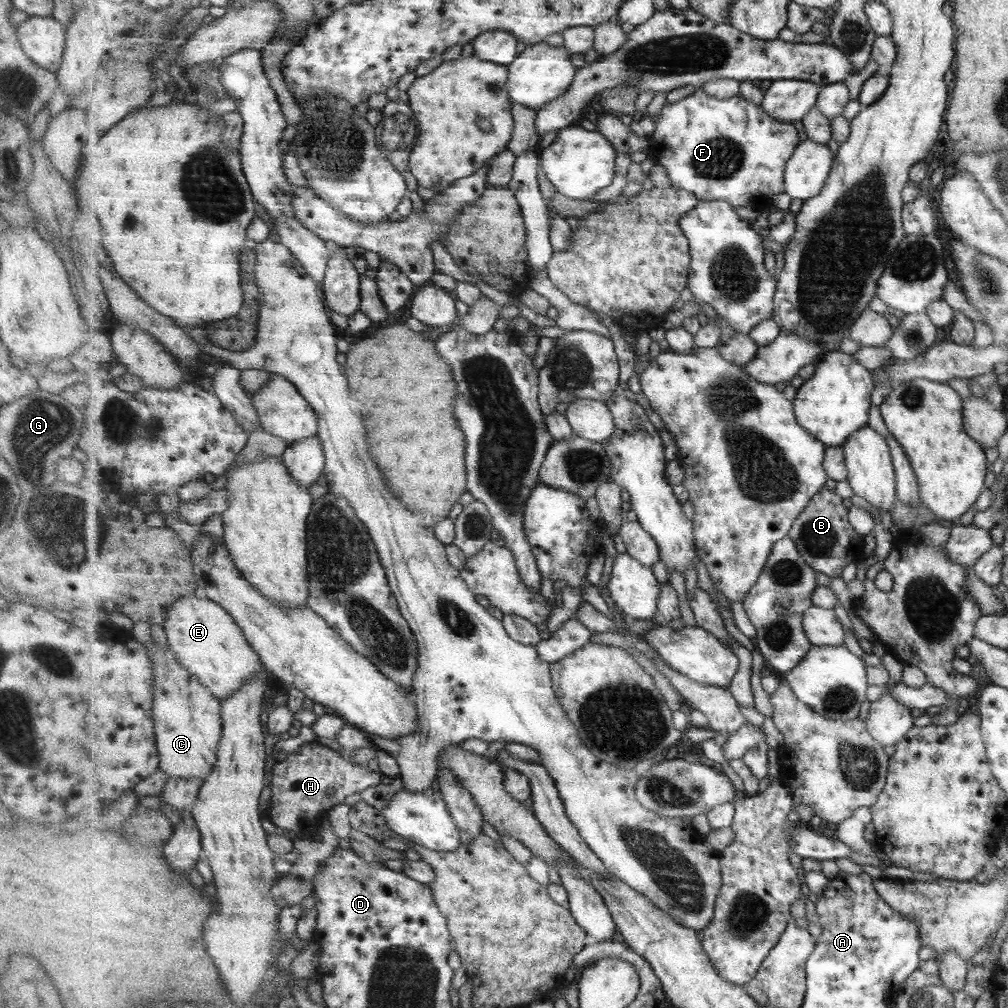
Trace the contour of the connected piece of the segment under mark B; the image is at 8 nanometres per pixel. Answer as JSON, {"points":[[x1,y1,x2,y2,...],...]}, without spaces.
{"points":[[824,488,811,499,804,513,794,521,789,536,795,541,809,566,830,579,841,577,843,570,851,562,859,563,865,557,864,536,859,535,850,523,850,509,843,504,843,497,833,489]]}

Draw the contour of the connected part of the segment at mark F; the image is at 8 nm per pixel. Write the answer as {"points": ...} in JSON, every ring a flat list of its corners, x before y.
{"points":[[703,87,697,88,691,95,682,100,671,104,666,103,654,119,654,127,655,130,650,136,651,142,653,142,653,148,655,148,652,153,657,158,657,164,662,165,666,170,672,187,691,191,700,201,727,201,734,207,752,206,762,212,769,210,769,208,773,206,773,198,775,198,777,194,783,194,783,192,786,192,786,169,791,157,794,156,799,144,801,144,801,136,799,136,798,128,795,127,793,123,783,122,778,119,771,118,771,116,767,114,761,105,758,104,758,106,756,106,756,104,747,102,747,100,741,96,729,99,714,98]]}

